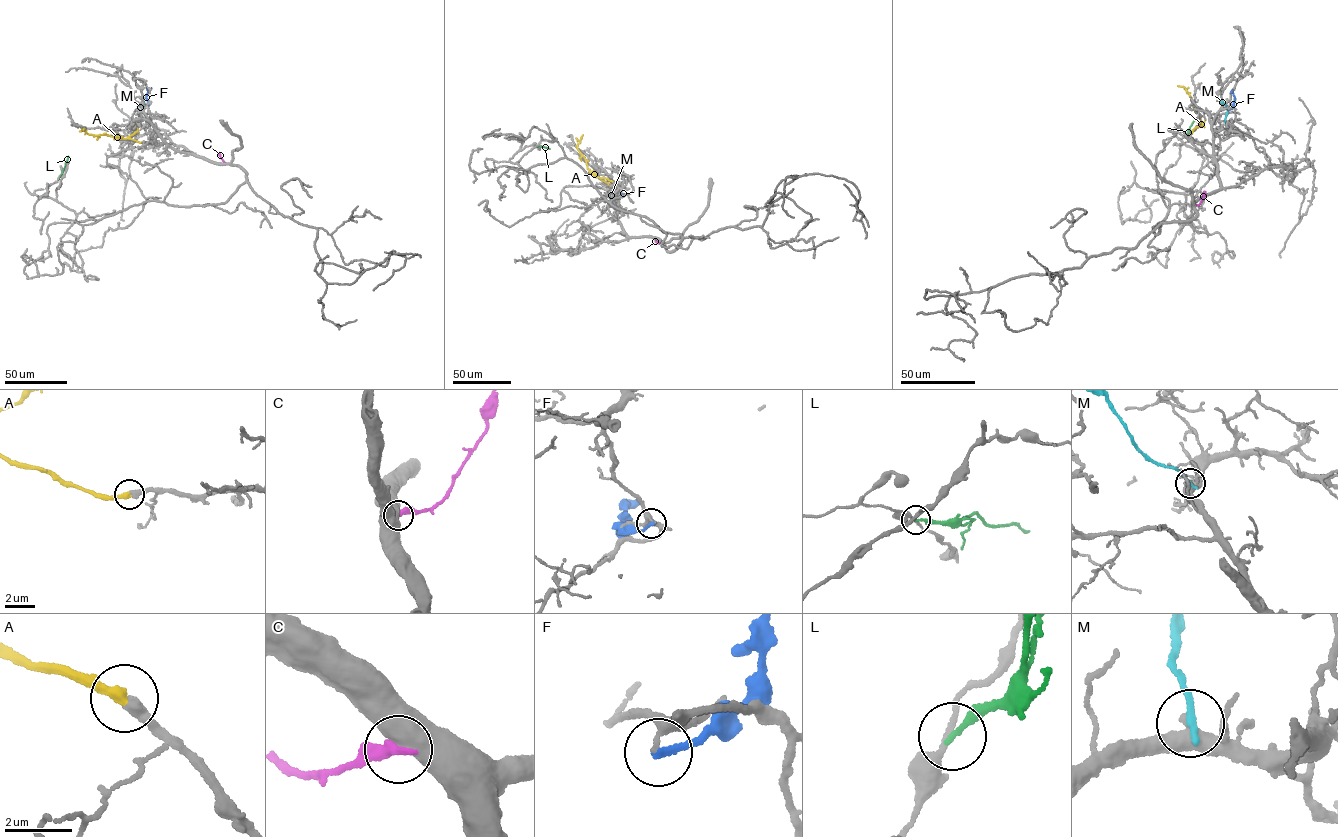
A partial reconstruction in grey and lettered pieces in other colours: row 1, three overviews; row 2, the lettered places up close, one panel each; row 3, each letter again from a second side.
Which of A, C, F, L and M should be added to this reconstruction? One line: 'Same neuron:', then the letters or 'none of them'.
Same neuron: A

